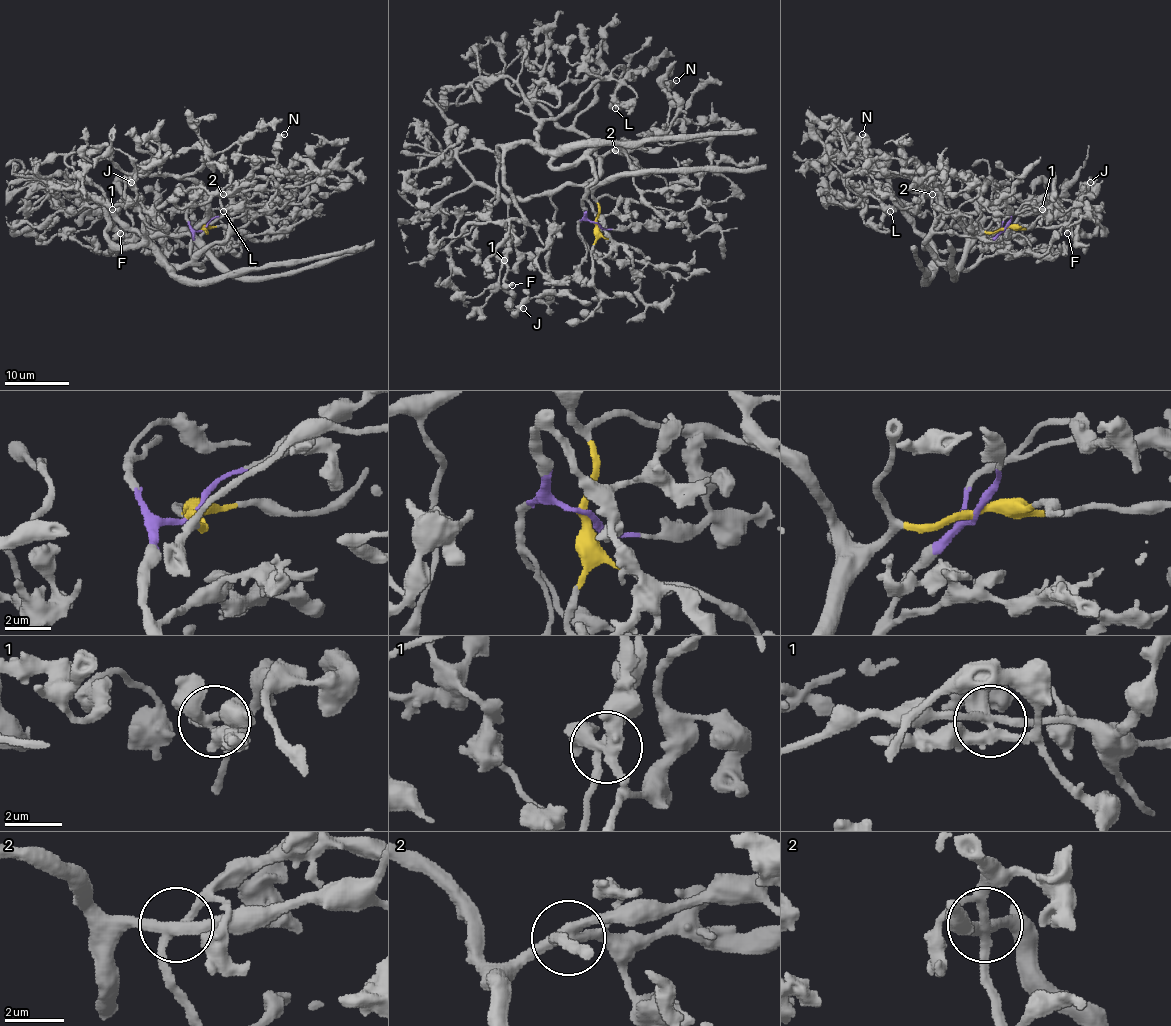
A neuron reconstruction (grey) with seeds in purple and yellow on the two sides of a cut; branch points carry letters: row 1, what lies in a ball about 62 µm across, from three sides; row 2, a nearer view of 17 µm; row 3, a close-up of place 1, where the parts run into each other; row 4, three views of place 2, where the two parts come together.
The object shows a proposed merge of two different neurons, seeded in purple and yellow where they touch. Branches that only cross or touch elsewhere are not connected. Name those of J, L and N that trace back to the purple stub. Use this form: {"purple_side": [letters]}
{"purple_side": ["L"]}

